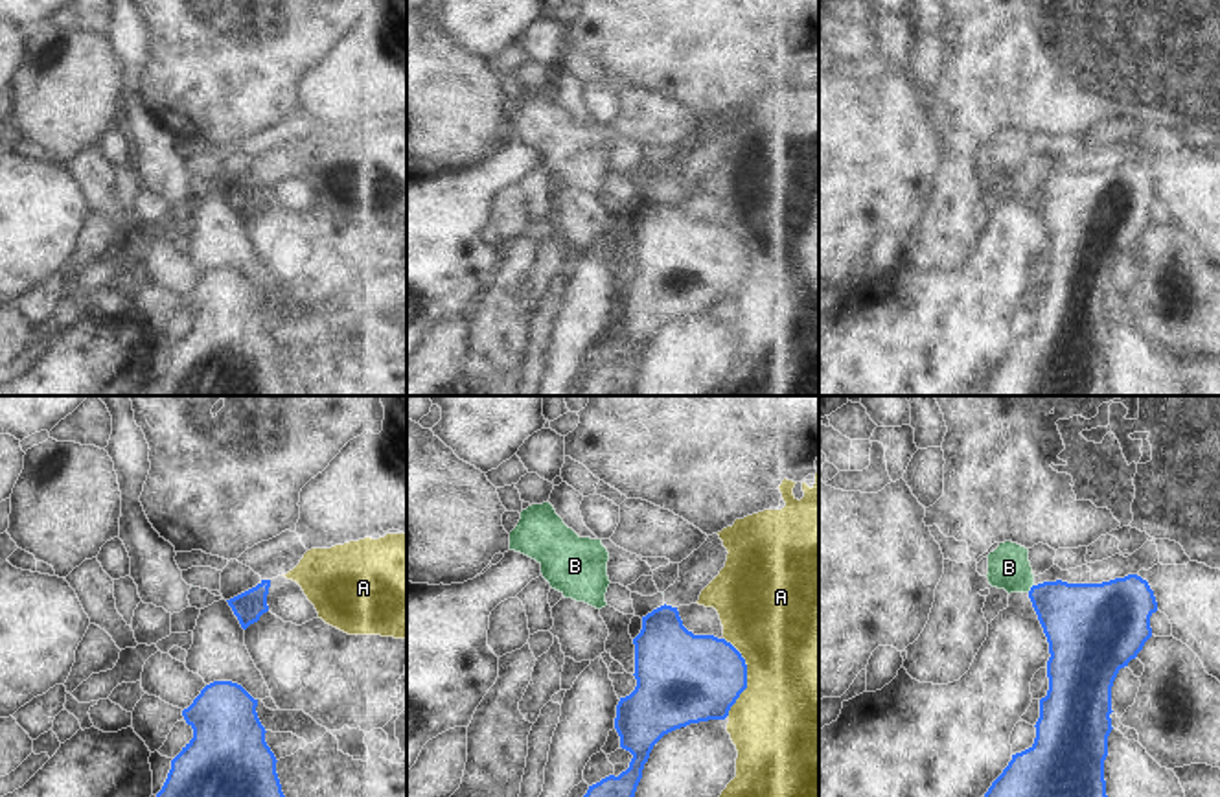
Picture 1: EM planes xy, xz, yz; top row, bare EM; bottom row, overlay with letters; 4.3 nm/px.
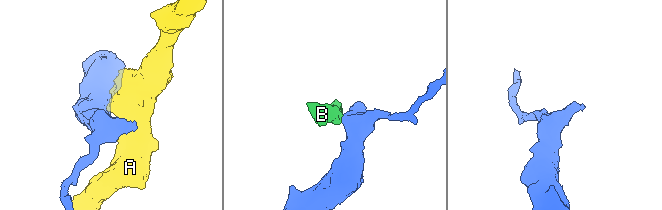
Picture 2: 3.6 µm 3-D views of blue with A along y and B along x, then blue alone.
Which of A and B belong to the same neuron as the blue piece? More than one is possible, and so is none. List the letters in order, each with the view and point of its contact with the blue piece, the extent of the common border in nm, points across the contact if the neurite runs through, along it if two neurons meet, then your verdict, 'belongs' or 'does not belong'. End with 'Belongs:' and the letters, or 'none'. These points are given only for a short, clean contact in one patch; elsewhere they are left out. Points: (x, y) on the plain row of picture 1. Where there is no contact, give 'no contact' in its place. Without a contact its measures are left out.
A: meets blue in xz at (746, 265); contact 360 nm long; does not belong
B: meets blue in yz at (1031, 175); contact 50 nm long; border along yz (1033, 172), (1027, 179); does not belong
Belongs: none

